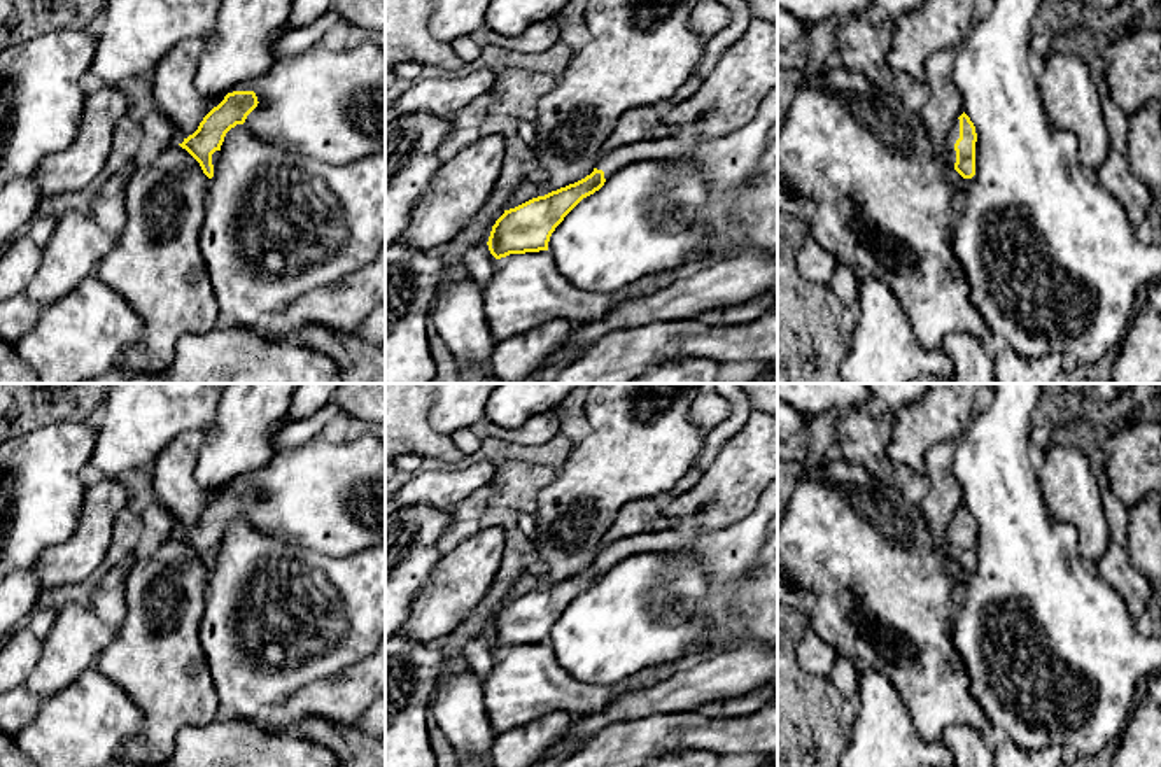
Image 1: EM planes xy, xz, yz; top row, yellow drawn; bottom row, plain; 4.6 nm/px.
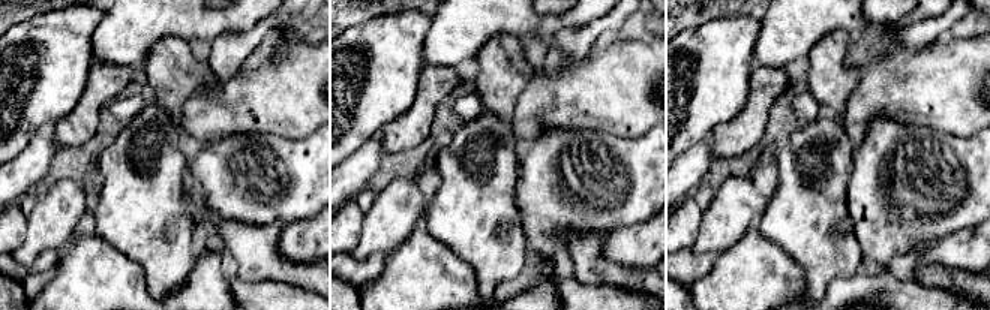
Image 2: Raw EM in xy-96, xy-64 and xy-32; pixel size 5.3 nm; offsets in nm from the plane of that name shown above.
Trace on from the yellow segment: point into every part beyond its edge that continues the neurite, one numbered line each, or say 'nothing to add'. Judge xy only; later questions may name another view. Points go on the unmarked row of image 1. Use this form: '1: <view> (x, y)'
1: xy (330, 498)

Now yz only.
1: yz (949, 545)

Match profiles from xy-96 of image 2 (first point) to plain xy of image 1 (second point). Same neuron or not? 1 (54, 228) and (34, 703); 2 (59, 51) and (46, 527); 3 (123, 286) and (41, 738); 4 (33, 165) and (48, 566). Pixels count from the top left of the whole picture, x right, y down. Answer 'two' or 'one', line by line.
1: two
2: one
3: one
4: two

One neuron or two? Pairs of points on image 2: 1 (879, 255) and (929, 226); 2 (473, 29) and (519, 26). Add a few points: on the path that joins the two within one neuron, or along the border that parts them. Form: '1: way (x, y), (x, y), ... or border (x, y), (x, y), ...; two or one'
1: way (891, 243), (908, 226), (917, 226); one
2: way (485, 24), (507, 24); one

